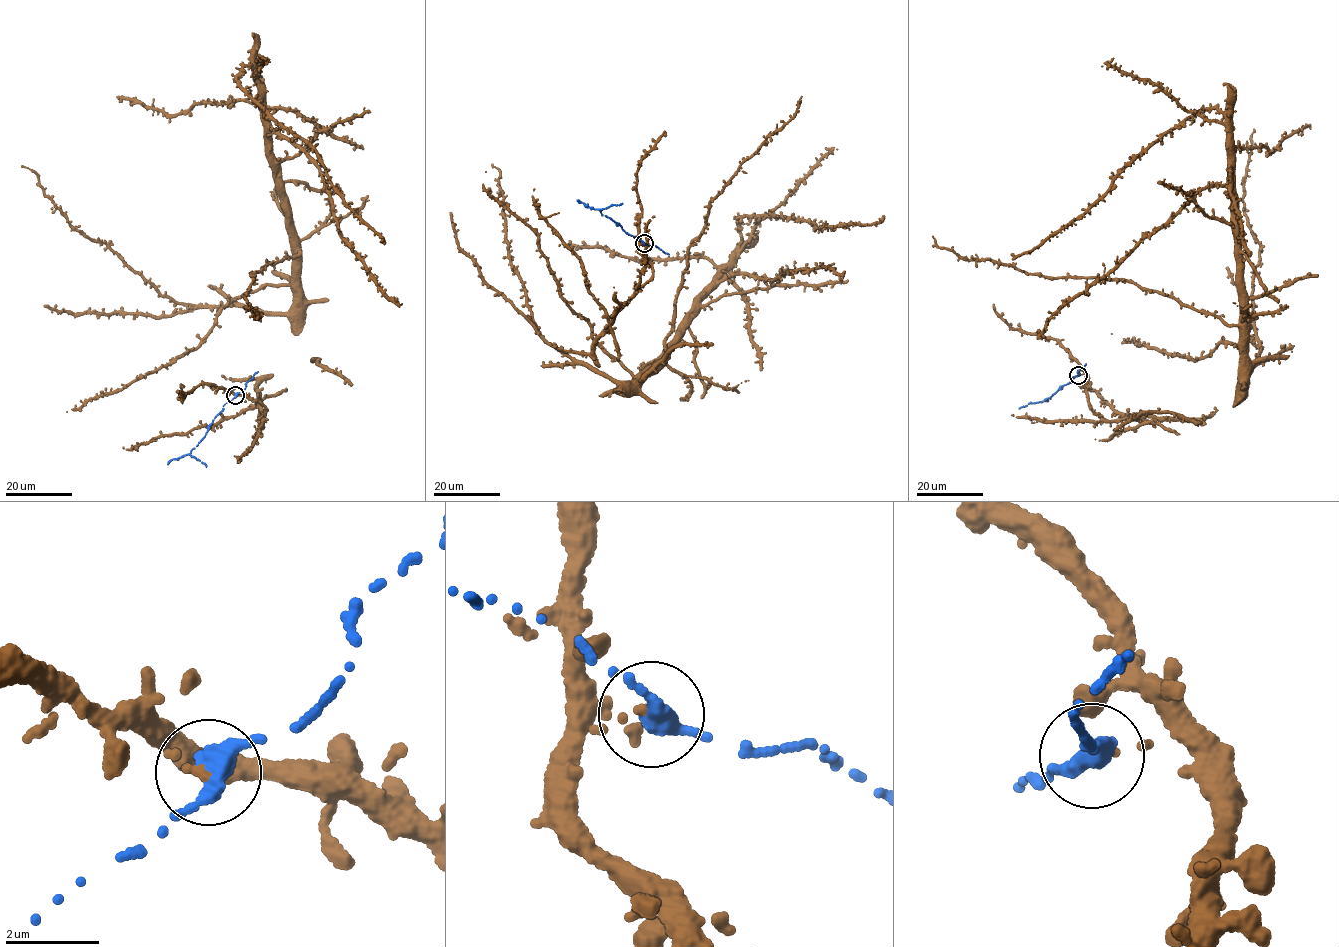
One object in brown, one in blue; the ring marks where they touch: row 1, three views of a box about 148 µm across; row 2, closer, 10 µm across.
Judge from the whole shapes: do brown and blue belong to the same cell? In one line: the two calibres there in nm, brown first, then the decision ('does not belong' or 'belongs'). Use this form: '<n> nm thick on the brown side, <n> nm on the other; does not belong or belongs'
170 nm thick on the brown side, 380 nm on the other; does not belong

